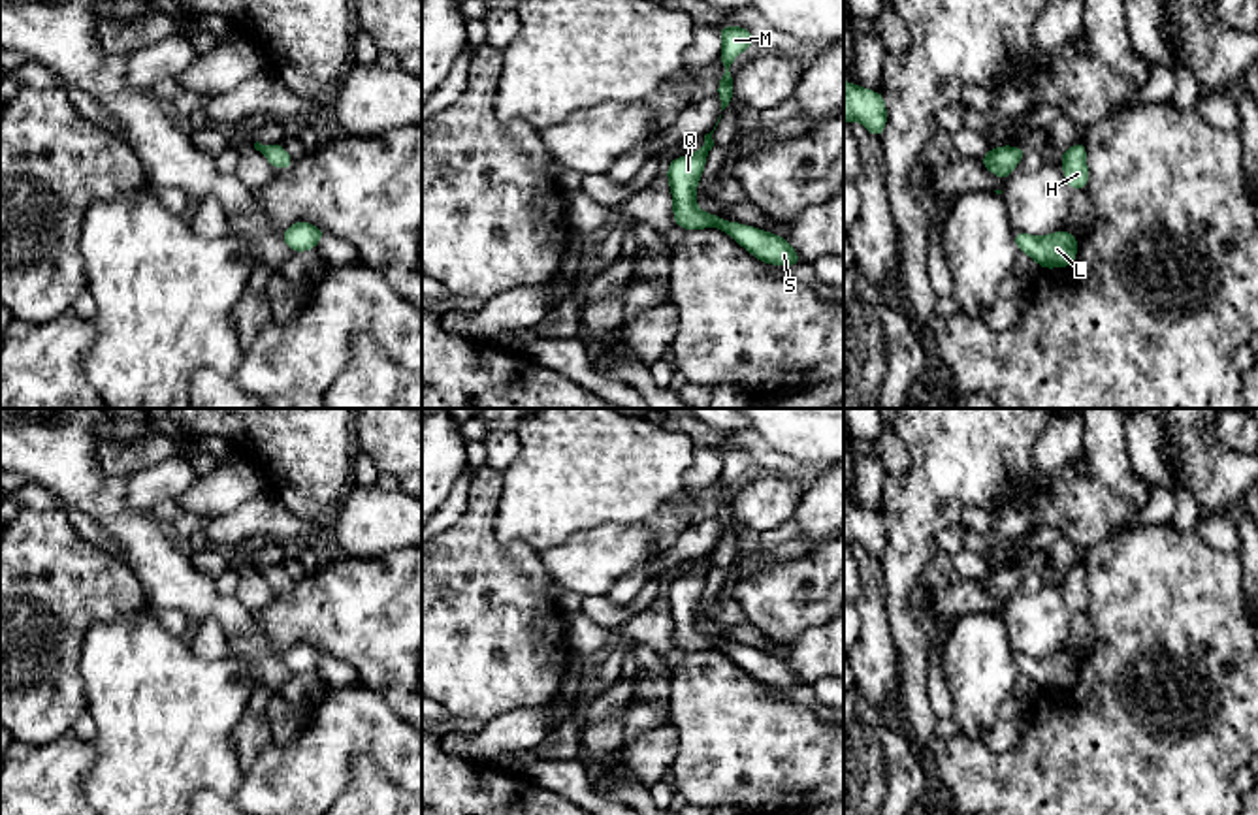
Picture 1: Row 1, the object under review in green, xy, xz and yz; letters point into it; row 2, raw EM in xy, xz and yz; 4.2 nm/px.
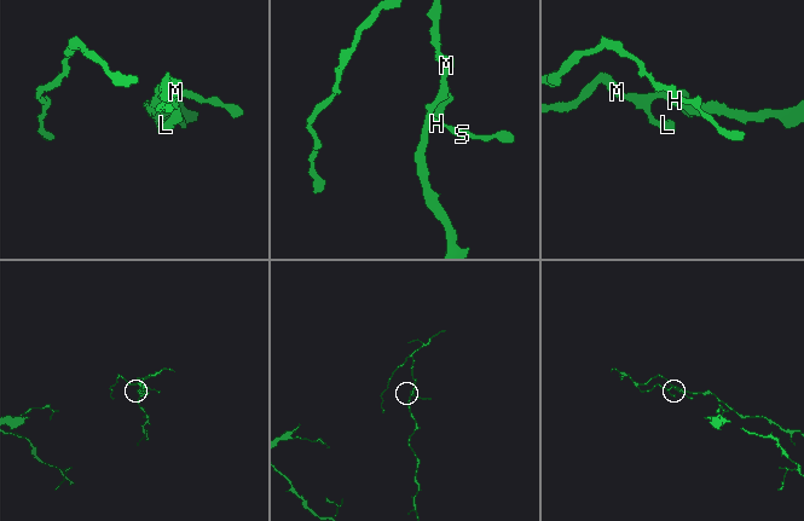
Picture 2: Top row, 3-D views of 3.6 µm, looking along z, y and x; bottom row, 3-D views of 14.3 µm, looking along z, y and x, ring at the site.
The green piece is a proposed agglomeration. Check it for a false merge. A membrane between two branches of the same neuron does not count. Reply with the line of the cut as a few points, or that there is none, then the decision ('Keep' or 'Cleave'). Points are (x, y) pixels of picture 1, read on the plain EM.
No split. Keep

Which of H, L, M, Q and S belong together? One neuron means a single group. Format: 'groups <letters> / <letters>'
groups H L M Q S

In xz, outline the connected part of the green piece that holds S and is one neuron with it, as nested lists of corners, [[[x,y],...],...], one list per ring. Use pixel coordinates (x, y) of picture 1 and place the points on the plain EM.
[[[712,555],[704,557],[702,568],[687,578],[676,578],[667,589],[667,600],[672,614],[674,646],[684,651],[718,649],[731,657],[740,668],[763,685],[798,687],[800,678],[782,657],[763,653],[755,647],[742,647],[734,642],[725,644],[719,636],[710,636],[695,625],[695,612],[706,587],[706,576],[714,568]]]

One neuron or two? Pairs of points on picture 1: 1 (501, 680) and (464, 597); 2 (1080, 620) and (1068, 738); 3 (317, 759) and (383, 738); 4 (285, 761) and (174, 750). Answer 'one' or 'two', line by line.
1: one
2: two
3: one
4: two

